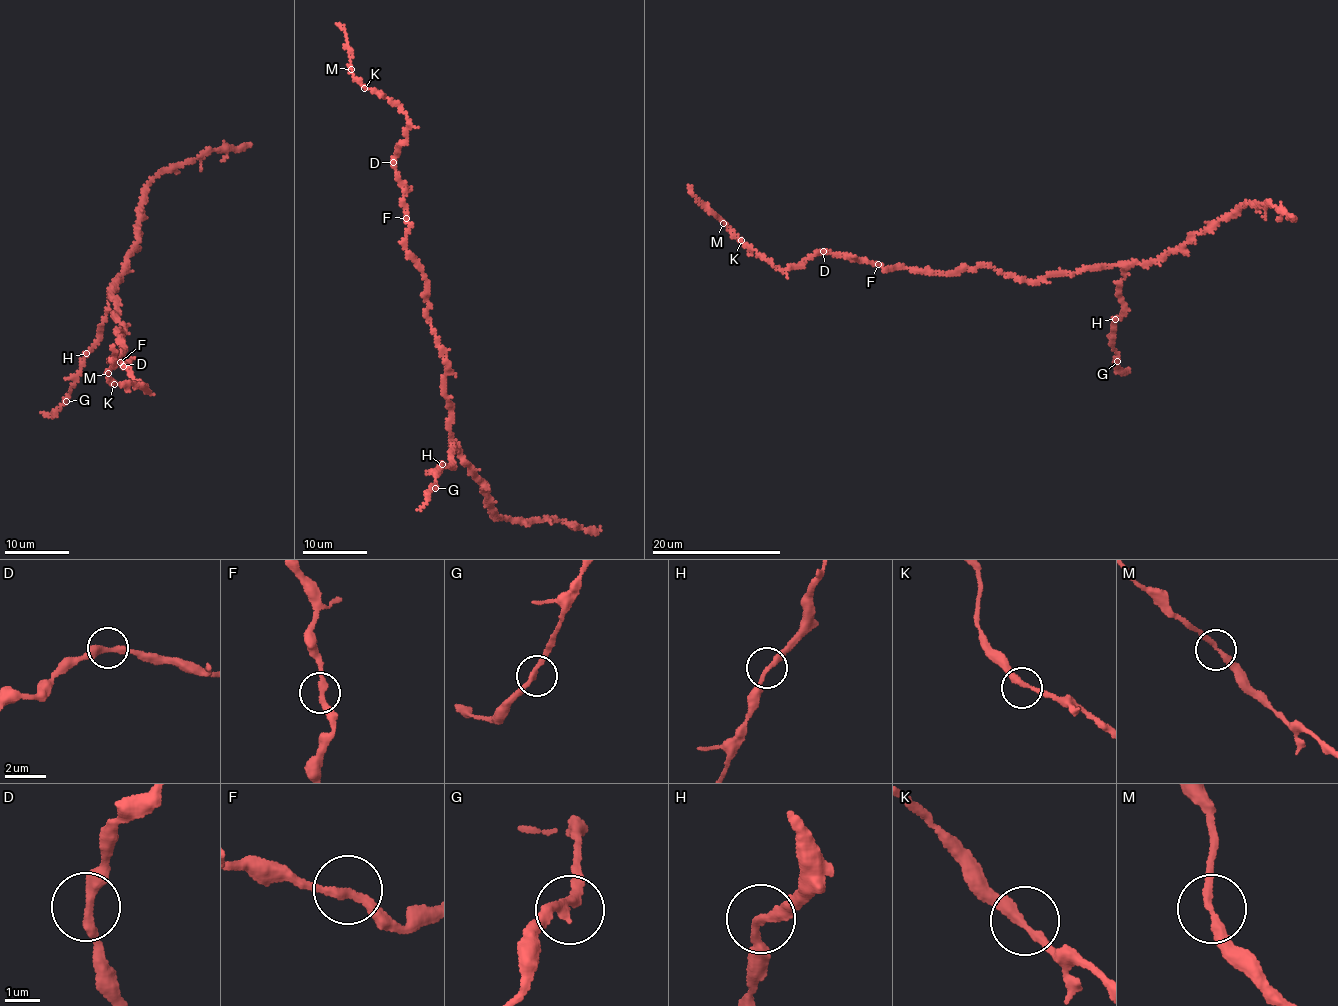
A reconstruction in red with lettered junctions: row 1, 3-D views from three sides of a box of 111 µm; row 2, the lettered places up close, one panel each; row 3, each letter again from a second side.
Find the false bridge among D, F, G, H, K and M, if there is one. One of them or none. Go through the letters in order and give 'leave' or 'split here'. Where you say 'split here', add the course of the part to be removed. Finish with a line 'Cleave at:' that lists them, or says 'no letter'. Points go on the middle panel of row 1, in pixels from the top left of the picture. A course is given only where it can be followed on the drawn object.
D: leave
F: leave
G: leave
H: leave
K: leave
M: leave
Cleave at: no letter

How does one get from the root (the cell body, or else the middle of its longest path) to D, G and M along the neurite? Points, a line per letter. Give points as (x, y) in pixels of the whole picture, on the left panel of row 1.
D: (121, 333), (117, 331), (125, 351), (112, 360), (120, 366), (125, 363), (123, 366)
G: (121, 333), (121, 326), (113, 315), (117, 301), (111, 291), (99, 336), (84, 356), (66, 401)
M: (121, 333), (117, 331), (125, 351), (112, 360), (120, 366), (125, 363), (147, 391), (120, 385), (108, 374)

